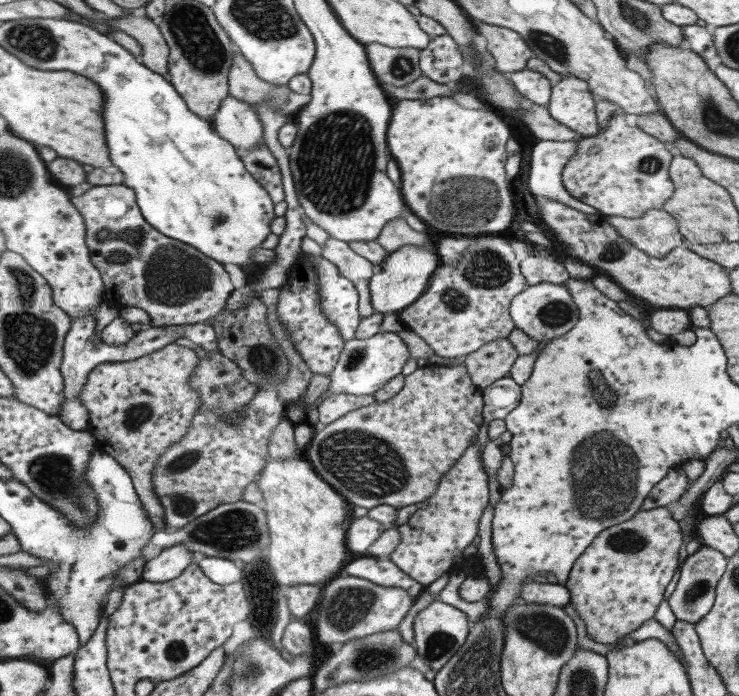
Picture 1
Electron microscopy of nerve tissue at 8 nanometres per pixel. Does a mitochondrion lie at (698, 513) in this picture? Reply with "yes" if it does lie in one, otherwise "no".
no

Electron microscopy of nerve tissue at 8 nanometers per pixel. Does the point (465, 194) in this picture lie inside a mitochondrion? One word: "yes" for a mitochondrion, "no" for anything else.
yes

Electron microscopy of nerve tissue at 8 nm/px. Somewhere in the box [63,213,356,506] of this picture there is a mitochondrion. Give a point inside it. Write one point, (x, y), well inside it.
(172, 277)

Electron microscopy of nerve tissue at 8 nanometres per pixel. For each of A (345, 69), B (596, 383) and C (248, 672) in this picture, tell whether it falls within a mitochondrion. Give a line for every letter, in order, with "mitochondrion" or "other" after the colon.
A: other
B: mitochondrion
C: mitochondrion

